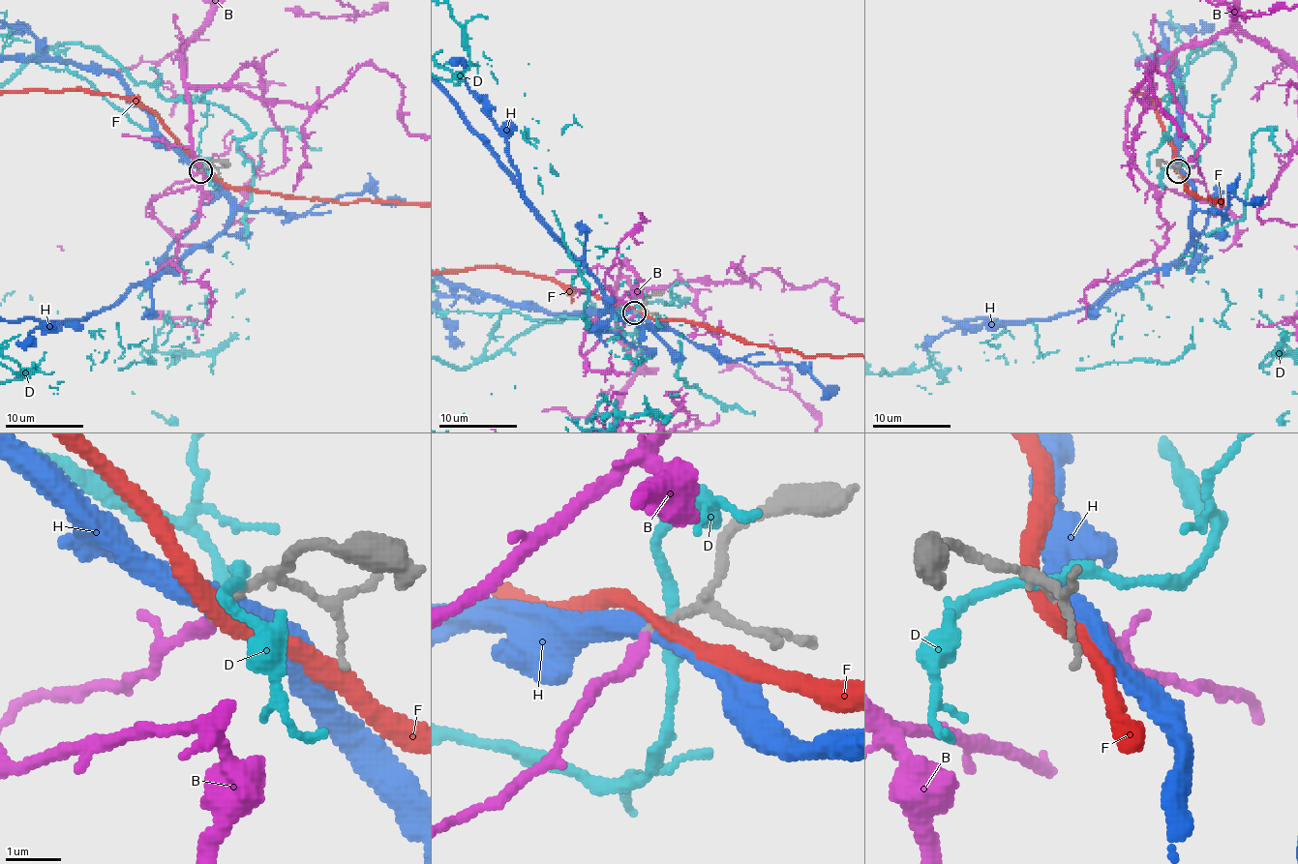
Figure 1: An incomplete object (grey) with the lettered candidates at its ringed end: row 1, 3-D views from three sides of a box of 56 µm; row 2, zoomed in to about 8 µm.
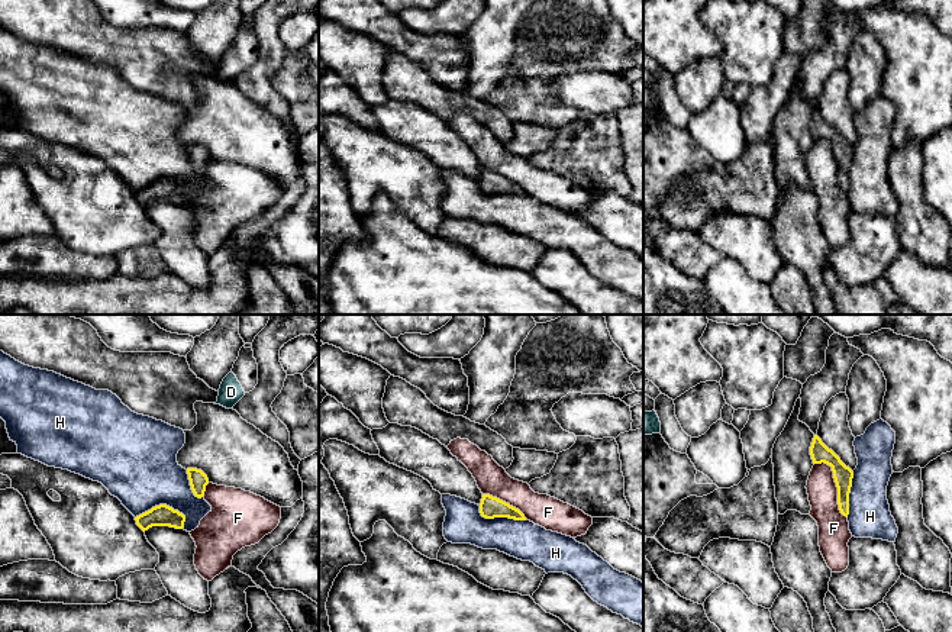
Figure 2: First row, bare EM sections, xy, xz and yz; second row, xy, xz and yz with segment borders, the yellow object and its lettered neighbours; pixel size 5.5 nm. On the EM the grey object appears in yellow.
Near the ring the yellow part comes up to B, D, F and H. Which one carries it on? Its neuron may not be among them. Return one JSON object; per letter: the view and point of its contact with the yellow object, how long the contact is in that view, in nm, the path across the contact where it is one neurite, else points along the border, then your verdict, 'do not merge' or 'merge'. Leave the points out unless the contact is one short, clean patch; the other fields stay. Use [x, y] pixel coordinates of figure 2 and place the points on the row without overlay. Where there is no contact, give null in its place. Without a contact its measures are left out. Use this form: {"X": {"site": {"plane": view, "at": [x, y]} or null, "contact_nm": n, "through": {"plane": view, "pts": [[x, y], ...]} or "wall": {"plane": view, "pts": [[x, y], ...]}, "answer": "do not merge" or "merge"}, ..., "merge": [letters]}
{"B": {"site": null, "answer": "merge"}, "D": {"site": null, "answer": "do not merge"}, "F": {"site": {"plane": "yz", "at": [836, 160]}, "contact_nm": 360, "answer": "do not merge"}, "H": {"site": {"plane": "xy", "at": [163, 180]}, "contact_nm": 280, "answer": "do not merge"}, "merge": ["B"]}

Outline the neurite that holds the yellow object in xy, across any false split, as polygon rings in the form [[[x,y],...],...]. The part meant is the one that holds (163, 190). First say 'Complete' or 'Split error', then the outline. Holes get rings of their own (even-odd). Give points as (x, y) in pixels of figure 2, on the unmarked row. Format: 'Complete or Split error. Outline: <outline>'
Complete. Outline: [[[159,180],[135,193],[136,200],[145,207],[152,201],[183,204],[185,191],[167,180]]]

